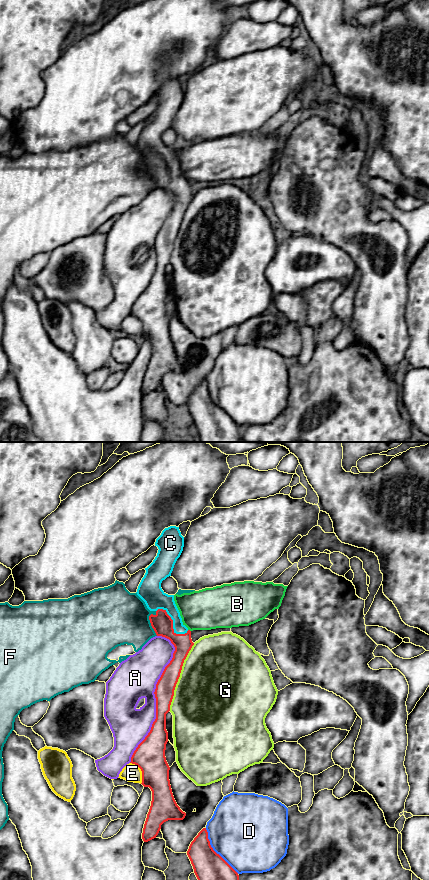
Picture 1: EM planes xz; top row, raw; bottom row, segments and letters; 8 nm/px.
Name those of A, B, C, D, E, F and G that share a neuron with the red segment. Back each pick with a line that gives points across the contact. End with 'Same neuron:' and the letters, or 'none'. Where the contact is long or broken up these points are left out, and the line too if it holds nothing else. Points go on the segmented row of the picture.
C: across xz (162, 623), (172, 623), (166, 609), (155, 598)
Same neuron: C

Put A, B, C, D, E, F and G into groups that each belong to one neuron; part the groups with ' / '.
A / B / C / D / E / F / G

